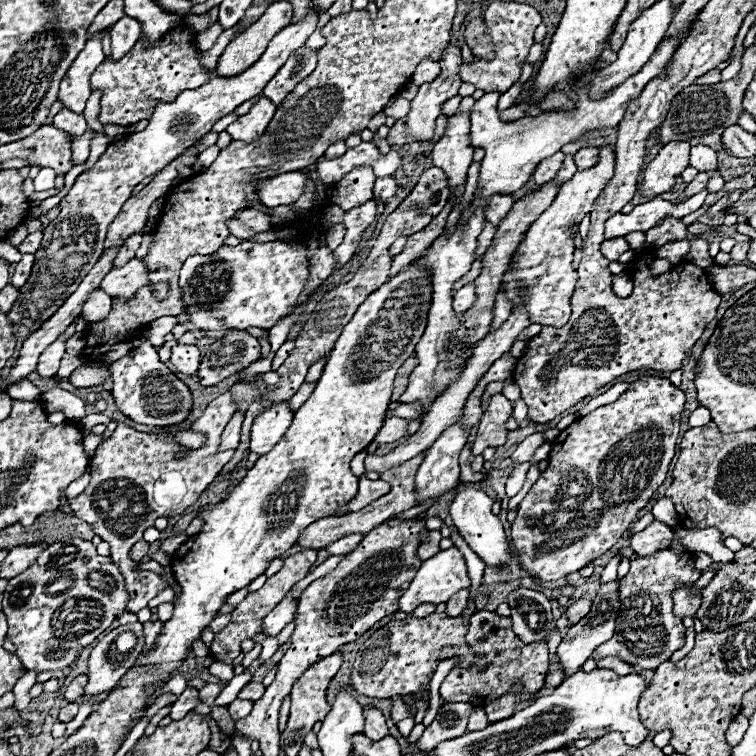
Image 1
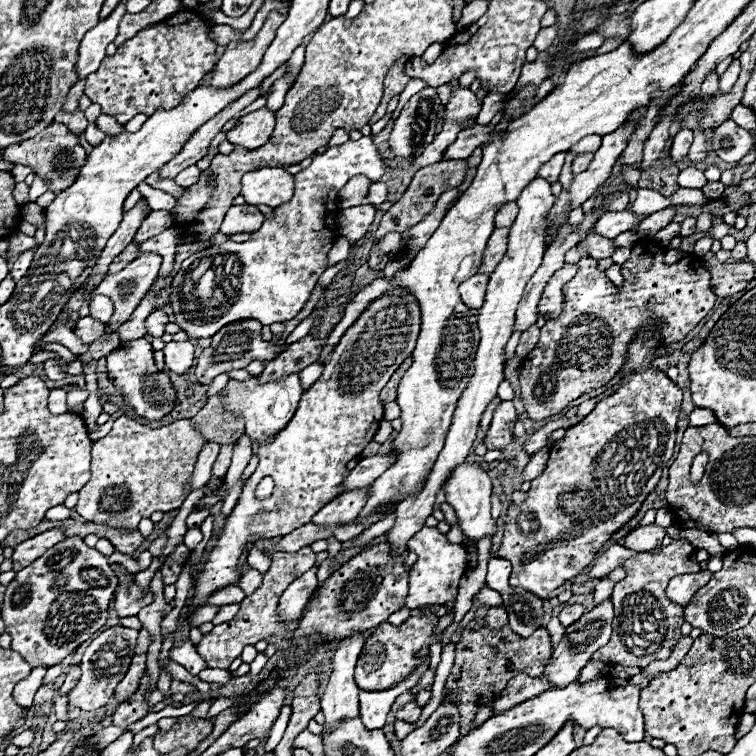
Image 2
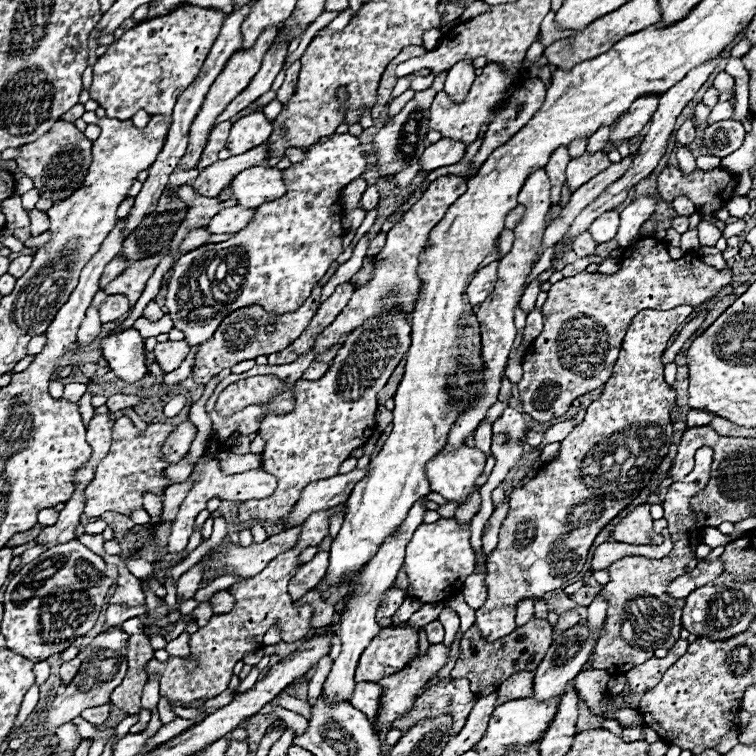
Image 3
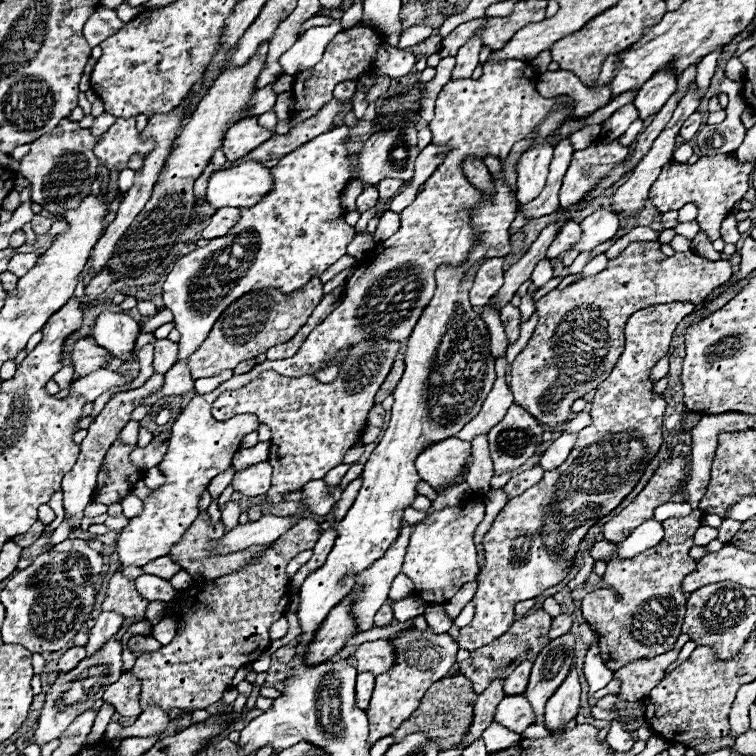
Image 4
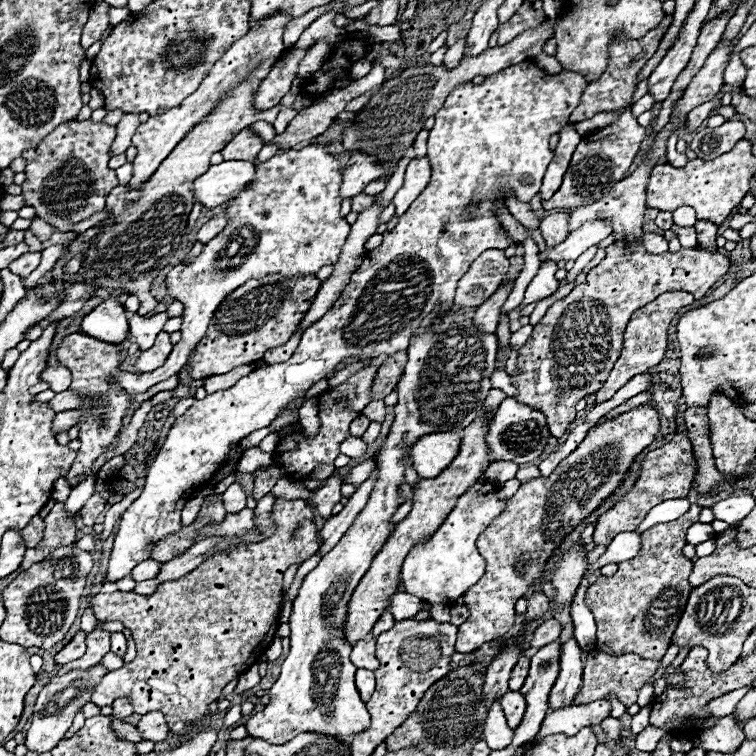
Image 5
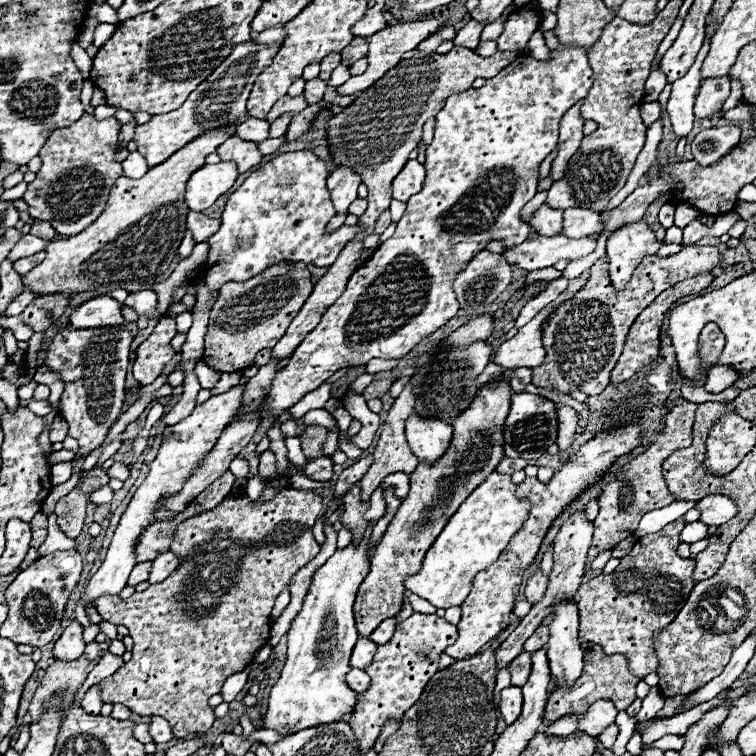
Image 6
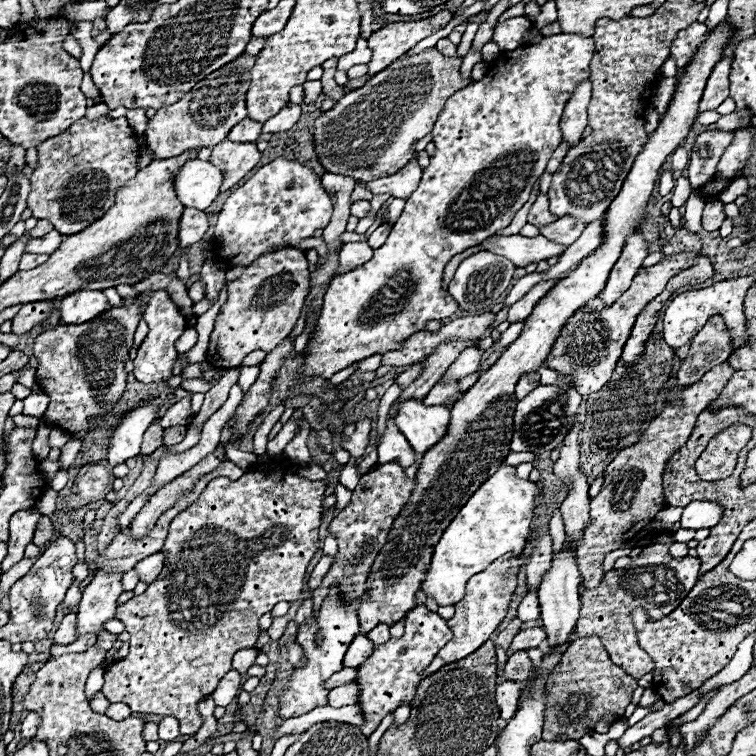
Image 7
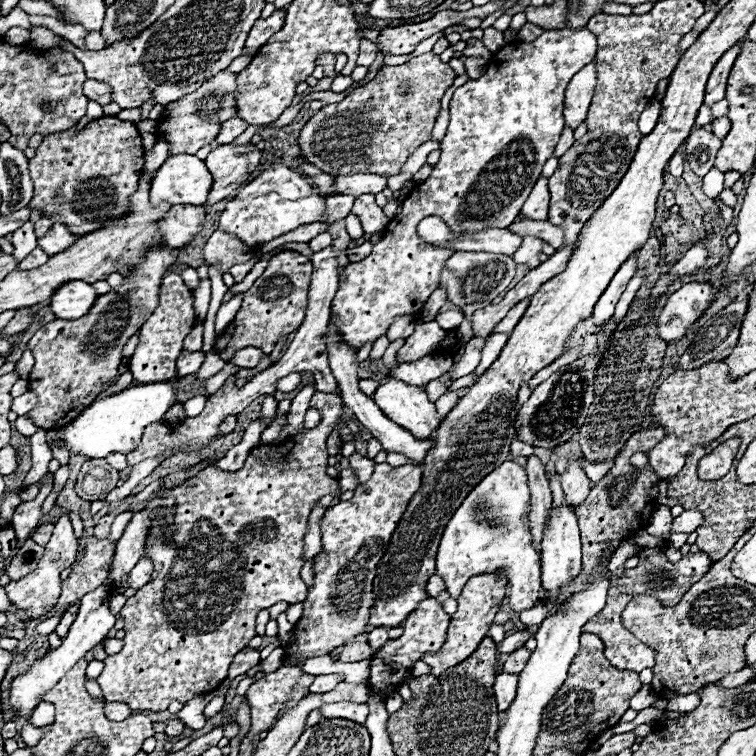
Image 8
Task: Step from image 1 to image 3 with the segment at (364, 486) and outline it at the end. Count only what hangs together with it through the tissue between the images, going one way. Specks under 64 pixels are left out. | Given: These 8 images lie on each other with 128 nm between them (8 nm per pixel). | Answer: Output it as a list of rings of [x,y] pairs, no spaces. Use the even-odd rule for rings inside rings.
[[[316,512],[308,516],[308,520],[302,524],[298,542],[292,550],[276,556],[260,574],[234,582],[228,588],[228,592],[236,598],[234,608],[228,614],[212,616],[206,626],[198,628],[198,632],[190,636],[188,658],[170,656],[168,662],[158,662],[156,658],[148,660],[146,672],[148,676],[156,674],[160,678],[160,696],[168,698],[170,702],[184,702],[184,704],[194,702],[194,700],[204,702],[218,696],[220,692],[228,688],[228,682],[234,674],[232,672],[234,664],[242,660],[248,652],[262,648],[262,636],[266,634],[268,628],[276,624],[280,624],[282,628],[284,642],[296,642],[298,638],[308,636],[314,608],[307,605],[307,610],[296,610],[292,606],[287,590],[288,580],[292,578],[292,572],[296,572],[298,568],[300,552],[312,544],[320,544],[324,536],[328,534],[328,518],[330,518],[330,512]]]

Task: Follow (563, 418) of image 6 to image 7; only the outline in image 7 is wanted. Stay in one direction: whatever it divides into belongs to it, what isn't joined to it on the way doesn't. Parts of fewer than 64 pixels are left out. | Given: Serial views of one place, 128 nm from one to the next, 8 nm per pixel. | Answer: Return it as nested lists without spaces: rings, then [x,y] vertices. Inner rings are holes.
[[[574,426],[560,446],[560,460],[554,464],[554,474],[566,486],[566,498],[560,504],[566,524],[566,538],[572,546],[578,544],[584,524],[588,524],[588,478],[580,468],[578,426]]]

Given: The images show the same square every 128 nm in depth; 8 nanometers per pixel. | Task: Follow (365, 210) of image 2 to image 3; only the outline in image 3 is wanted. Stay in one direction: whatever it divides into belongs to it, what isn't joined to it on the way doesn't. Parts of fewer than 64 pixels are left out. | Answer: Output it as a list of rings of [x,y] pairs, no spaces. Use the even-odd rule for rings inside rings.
[[[362,208],[346,210],[346,212],[344,212],[344,218],[342,218],[342,224],[344,224],[344,228],[346,228],[348,232],[350,232],[350,230],[356,230],[356,228],[362,224],[364,216],[366,216],[366,212],[364,212]]]

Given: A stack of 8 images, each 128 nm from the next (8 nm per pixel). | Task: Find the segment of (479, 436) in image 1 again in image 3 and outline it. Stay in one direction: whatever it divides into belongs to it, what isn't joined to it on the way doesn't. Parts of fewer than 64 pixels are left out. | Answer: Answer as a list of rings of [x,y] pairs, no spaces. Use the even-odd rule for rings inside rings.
[[[506,408],[504,410],[504,414],[492,424],[494,426],[494,436],[492,436],[492,454],[494,454],[494,458],[496,458],[496,466],[494,466],[494,470],[492,470],[492,474],[490,474],[490,478],[488,478],[488,482],[480,488],[480,496],[482,496],[482,508],[480,508],[480,512],[472,518],[472,538],[470,538],[470,542],[472,542],[472,548],[476,550],[476,552],[480,552],[480,548],[482,548],[482,528],[484,528],[484,524],[488,522],[488,518],[492,516],[492,512],[494,512],[494,504],[492,504],[492,498],[490,498],[490,494],[492,494],[492,490],[508,476],[508,472],[510,472],[510,468],[514,468],[518,462],[520,462],[520,458],[522,458],[522,452],[524,452],[524,440],[526,440],[526,432],[528,432],[528,426],[526,426],[526,420],[524,420],[524,414],[520,414],[518,410],[514,410],[514,408]],[[486,570],[474,572],[472,576],[468,576],[468,580],[464,582],[464,588],[462,588],[466,604],[470,608],[474,608],[474,610],[480,608],[486,602],[486,584],[484,584],[484,578],[486,578]]]

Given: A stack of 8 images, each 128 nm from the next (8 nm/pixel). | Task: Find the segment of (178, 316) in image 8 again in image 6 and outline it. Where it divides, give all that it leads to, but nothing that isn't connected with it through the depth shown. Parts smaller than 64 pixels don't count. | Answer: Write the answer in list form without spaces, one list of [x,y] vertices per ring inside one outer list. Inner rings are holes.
[[[140,290],[140,292],[132,292],[124,300],[124,304],[134,308],[138,314],[154,318],[156,316],[156,308],[158,308],[158,296],[156,296],[154,290]],[[158,316],[156,328],[146,342],[136,350],[136,362],[132,366],[132,374],[140,384],[152,384],[160,374],[164,364],[168,364],[176,352],[170,346],[170,340],[178,334],[176,322],[170,316]]]

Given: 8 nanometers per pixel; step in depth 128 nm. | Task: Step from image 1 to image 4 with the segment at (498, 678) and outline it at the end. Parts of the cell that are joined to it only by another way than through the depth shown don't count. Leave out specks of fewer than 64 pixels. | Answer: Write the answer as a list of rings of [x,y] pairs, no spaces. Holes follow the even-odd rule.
[[[542,608],[536,610],[530,616],[524,616],[522,620],[516,620],[512,624],[512,628],[504,636],[494,638],[490,644],[470,652],[468,660],[458,662],[458,672],[472,680],[474,690],[478,694],[484,692],[484,688],[490,684],[490,680],[506,678],[512,672],[512,668],[516,668],[516,664],[520,664],[524,660],[534,660],[536,658],[536,652],[540,652],[540,648],[544,648],[544,644],[550,642],[548,640],[548,624],[550,622],[552,622],[552,616],[546,614]]]

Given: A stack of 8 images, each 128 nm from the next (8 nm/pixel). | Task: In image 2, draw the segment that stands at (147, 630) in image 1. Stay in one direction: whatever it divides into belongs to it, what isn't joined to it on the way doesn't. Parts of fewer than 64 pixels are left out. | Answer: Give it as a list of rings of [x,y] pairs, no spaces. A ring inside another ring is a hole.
[[[144,628],[138,632],[138,644],[136,644],[136,650],[134,650],[134,656],[132,656],[132,662],[130,662],[130,668],[124,676],[124,680],[116,686],[114,690],[114,696],[124,704],[128,702],[136,690],[138,690],[138,684],[144,676],[144,662],[146,662],[146,652],[148,652],[148,644],[150,644],[150,636],[148,632],[144,632]]]

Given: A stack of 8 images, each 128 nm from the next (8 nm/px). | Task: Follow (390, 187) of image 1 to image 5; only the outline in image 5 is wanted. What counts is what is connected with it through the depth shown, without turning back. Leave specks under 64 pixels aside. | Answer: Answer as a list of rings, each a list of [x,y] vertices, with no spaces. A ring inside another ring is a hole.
[[[358,194],[352,198],[352,212],[364,212],[364,208],[370,208],[372,206],[372,196],[368,194]]]

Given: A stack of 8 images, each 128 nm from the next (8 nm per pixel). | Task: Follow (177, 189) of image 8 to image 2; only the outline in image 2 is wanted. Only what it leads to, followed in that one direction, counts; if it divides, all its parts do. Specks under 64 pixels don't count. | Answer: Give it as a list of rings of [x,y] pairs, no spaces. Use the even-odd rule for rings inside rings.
[[[260,168],[254,172],[246,172],[242,176],[242,192],[240,196],[252,204],[266,204],[276,208],[292,198],[294,180],[292,174],[284,168]]]

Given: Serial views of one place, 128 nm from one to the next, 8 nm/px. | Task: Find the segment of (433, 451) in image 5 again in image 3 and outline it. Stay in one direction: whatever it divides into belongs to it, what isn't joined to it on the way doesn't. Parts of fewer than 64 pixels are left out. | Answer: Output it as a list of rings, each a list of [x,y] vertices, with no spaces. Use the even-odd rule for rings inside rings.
[[[460,446],[452,452],[438,452],[426,462],[424,470],[432,492],[462,504],[474,490],[478,490],[474,482],[482,474],[484,462],[486,456],[480,450]]]

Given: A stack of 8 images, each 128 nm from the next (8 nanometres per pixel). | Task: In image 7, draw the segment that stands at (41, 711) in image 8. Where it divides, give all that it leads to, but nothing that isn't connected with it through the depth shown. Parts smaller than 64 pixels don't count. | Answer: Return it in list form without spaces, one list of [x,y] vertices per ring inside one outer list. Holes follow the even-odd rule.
[[[30,712],[24,720],[22,720],[22,738],[34,738],[36,730],[40,724],[40,716],[38,712]]]

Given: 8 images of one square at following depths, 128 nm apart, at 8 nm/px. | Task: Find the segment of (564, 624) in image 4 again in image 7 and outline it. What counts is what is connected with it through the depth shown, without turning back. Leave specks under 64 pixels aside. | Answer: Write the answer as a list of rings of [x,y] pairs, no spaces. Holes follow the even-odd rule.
[[[528,628],[528,630],[520,630],[512,644],[510,644],[510,652],[518,652],[518,650],[528,650],[528,648],[536,648],[542,644],[542,640],[546,640],[546,632],[544,628]]]

